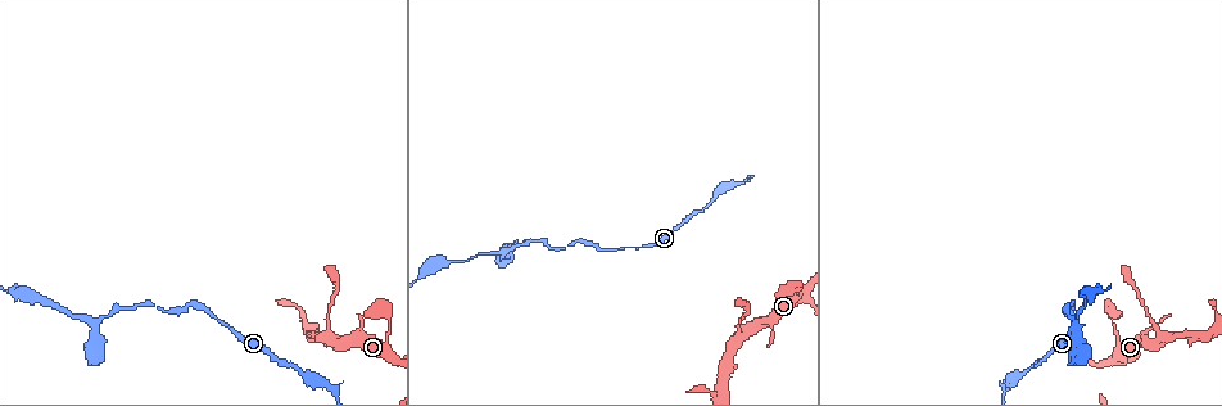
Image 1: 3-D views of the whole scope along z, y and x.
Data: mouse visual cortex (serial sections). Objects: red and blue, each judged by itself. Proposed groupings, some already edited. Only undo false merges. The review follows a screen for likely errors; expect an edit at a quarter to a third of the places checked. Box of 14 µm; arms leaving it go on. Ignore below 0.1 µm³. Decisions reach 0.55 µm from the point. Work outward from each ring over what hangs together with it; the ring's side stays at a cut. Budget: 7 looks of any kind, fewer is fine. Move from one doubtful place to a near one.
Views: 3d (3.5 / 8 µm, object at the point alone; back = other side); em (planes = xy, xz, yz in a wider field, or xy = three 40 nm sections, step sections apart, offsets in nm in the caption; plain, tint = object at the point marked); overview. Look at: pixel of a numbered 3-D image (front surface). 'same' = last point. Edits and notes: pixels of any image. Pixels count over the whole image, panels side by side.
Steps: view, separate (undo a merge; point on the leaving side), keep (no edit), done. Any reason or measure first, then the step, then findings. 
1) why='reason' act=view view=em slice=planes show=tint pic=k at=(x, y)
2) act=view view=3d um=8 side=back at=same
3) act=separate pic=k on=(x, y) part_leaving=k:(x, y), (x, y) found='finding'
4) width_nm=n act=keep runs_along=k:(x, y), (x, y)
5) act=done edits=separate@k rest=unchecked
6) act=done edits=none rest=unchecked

why='thick turns thin' act=view view=3d um=3.5 pic=1 at=(329, 386)

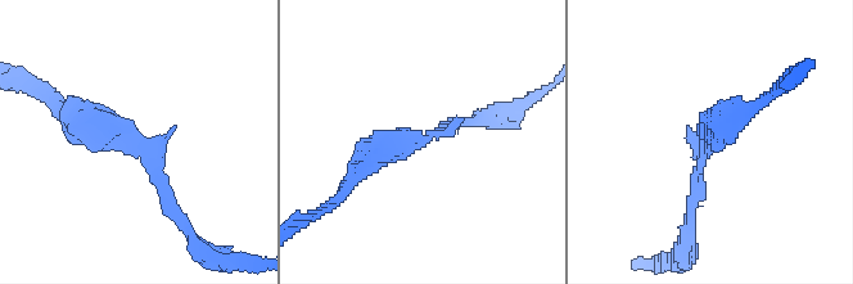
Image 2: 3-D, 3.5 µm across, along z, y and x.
why='need the tissue' act=view view=em slice=xy step=2 show=tint pic=2 at=(420, 140)

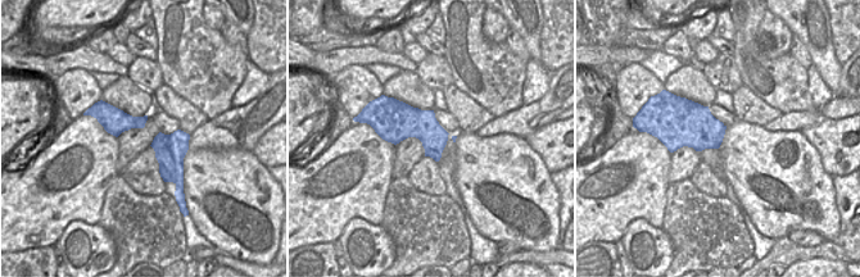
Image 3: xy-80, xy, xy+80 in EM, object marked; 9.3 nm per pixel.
act=view view=em slice=xy step=5 show=tint at=same

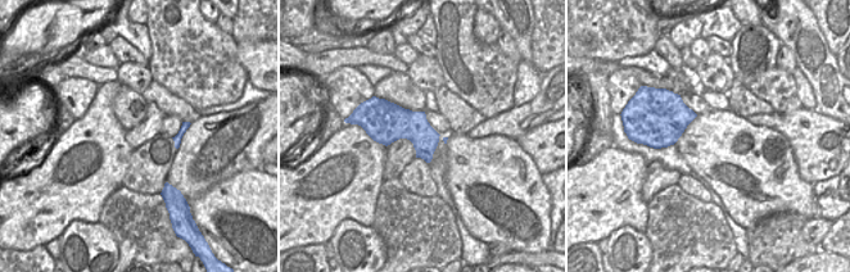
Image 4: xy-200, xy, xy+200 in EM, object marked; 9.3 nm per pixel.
act=keep found='continuous, no second cell'

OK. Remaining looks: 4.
why='narrows sharply' act=view view=3d um=8 pic=1 at=(1116, 328)

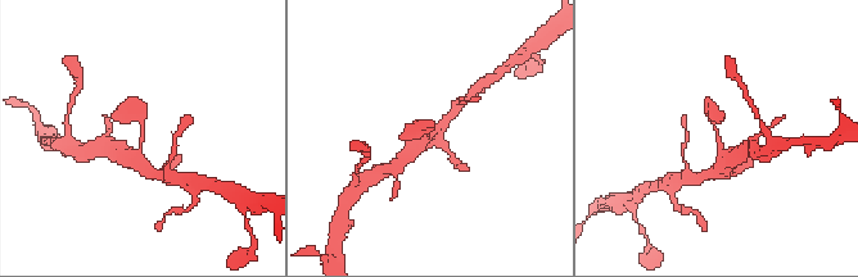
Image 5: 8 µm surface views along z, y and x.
why='shape alone is not enough' act=view view=em slice=xy step=1 show=tint pic=5 at=(142, 129)

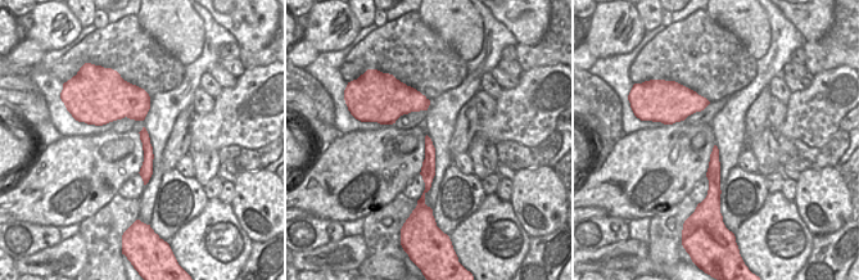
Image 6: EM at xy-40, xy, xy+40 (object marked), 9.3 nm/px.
act=keep runs_along=6:(143, 134), (148, 149), (145, 177) found='all the same cell'

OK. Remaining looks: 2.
why='branch point' act=view view=3d um=8 pic=1 at=(738, 337)

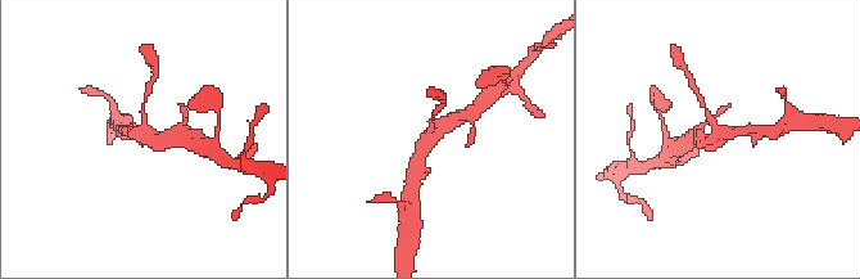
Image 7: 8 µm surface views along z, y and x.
act=view view=em slice=xy step=5 show=tint pic=7 at=(722, 137)

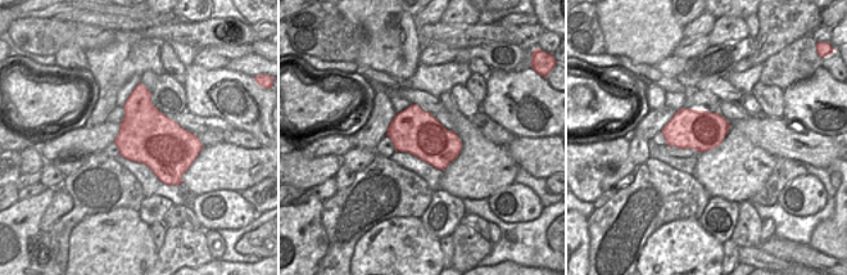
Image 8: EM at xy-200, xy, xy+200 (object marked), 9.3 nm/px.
act=keep runs_along=7:(461, 116), (424, 143), (419, 167) found='all the same cell'

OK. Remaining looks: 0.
act=done edits=none rest=unchecked

